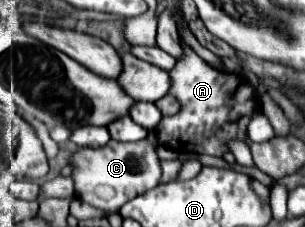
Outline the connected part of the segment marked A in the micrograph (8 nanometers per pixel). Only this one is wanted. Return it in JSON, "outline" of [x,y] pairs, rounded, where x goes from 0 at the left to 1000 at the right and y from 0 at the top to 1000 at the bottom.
{"outline":[[[597,167],[590,203],[597,247],[577,264],[577,291],[557,317],[564,344],[557,414],[590,441],[597,485],[577,511],[538,511],[525,529],[511,564],[518,626],[577,670],[728,687],[748,661],[741,626],[754,608],[800,617],[813,529],[826,520],[846,467],[846,432],[833,396],[807,370],[793,326],[728,317],[682,291]]]}

